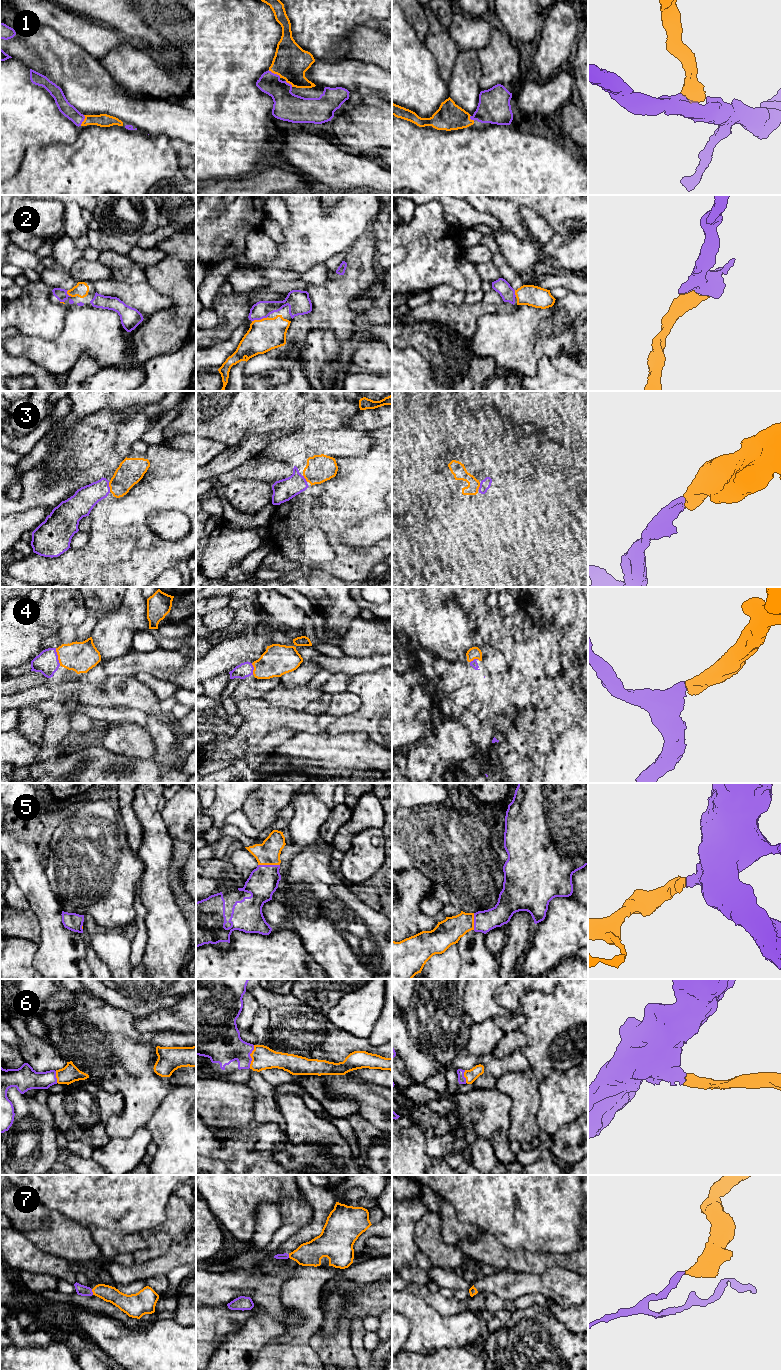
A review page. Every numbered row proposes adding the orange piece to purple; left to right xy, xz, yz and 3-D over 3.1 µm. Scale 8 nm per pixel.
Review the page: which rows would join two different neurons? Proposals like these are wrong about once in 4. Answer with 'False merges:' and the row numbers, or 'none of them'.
False merges: 7

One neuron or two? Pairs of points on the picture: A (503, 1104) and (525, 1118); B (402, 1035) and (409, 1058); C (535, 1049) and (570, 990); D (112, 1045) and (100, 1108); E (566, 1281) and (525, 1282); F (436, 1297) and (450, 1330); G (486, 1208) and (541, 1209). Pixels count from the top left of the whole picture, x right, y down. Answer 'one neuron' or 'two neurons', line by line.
A: two neurons
B: one neuron
C: one neuron
D: two neurons
E: one neuron
F: two neurons
G: one neuron

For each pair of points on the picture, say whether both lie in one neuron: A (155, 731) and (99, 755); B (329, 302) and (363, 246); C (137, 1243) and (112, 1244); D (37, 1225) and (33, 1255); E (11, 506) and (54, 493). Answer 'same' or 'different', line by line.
A: different
B: same
C: same
D: different
E: same

